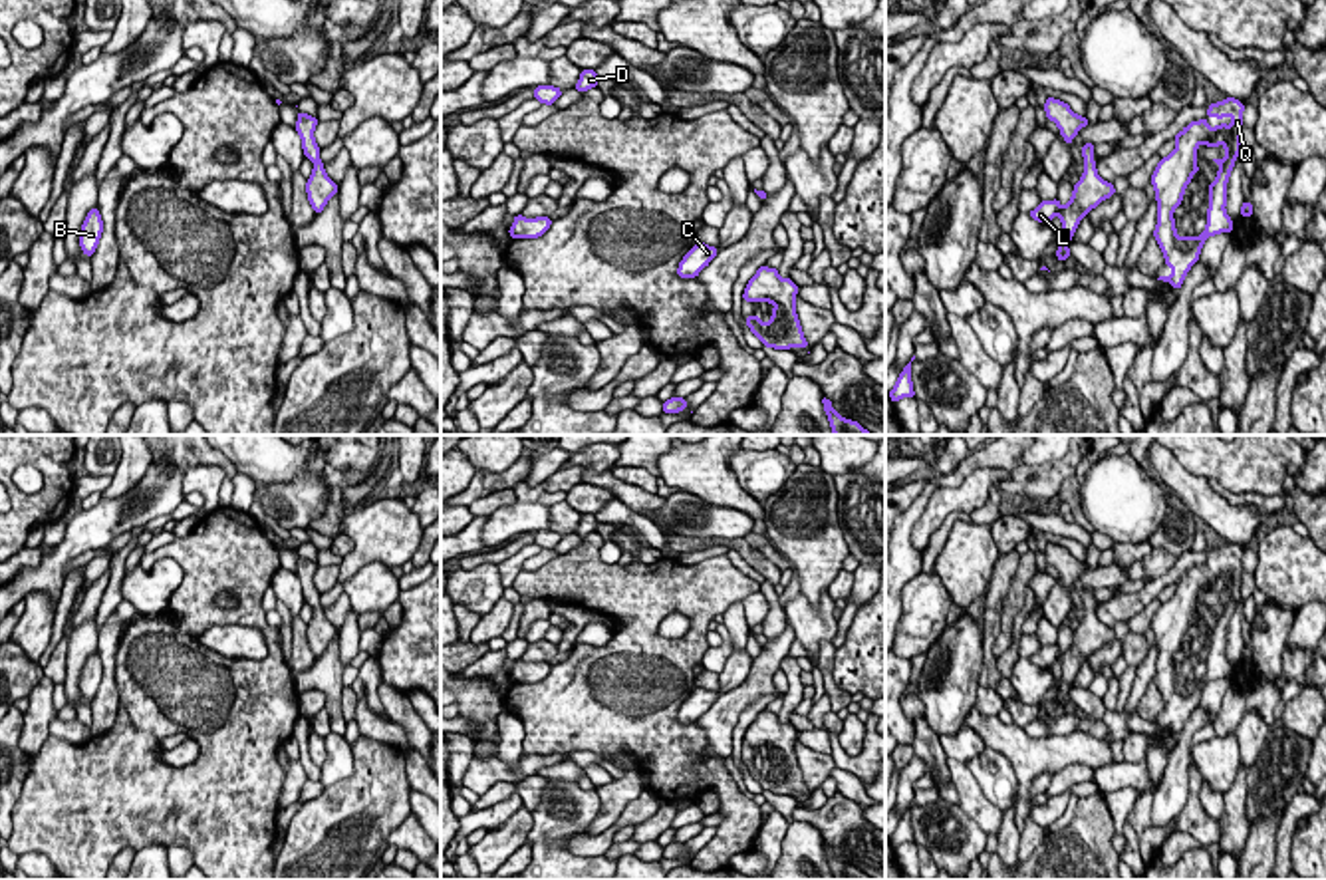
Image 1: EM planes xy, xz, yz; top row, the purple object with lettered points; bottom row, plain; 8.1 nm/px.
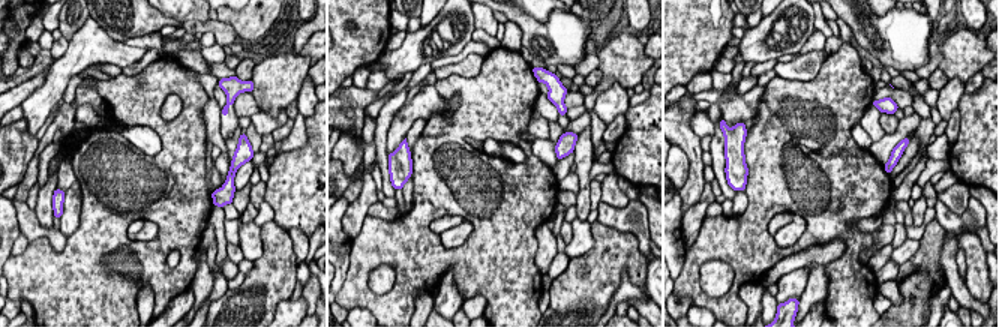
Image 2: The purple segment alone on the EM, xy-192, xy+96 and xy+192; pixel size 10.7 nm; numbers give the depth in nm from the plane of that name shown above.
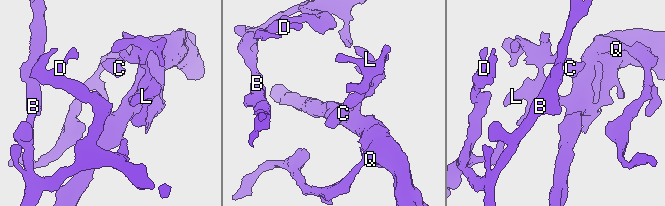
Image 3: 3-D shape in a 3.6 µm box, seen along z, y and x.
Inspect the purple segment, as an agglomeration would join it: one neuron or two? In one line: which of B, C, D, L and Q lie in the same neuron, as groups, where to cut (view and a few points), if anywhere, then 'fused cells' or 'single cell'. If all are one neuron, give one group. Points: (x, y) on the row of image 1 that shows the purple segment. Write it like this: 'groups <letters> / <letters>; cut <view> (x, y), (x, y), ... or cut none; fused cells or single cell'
groups B C D L Q; cut none; single cell

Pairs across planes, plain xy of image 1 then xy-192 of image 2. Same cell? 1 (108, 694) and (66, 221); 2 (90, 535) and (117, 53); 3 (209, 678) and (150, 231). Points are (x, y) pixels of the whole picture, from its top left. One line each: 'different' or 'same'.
1: same
2: different
3: different

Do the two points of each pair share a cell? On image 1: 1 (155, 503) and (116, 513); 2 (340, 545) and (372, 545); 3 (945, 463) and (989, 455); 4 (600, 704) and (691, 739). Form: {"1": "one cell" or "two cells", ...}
{"1": "one cell", "2": "two cells", "3": "two cells", "4": "one cell"}

